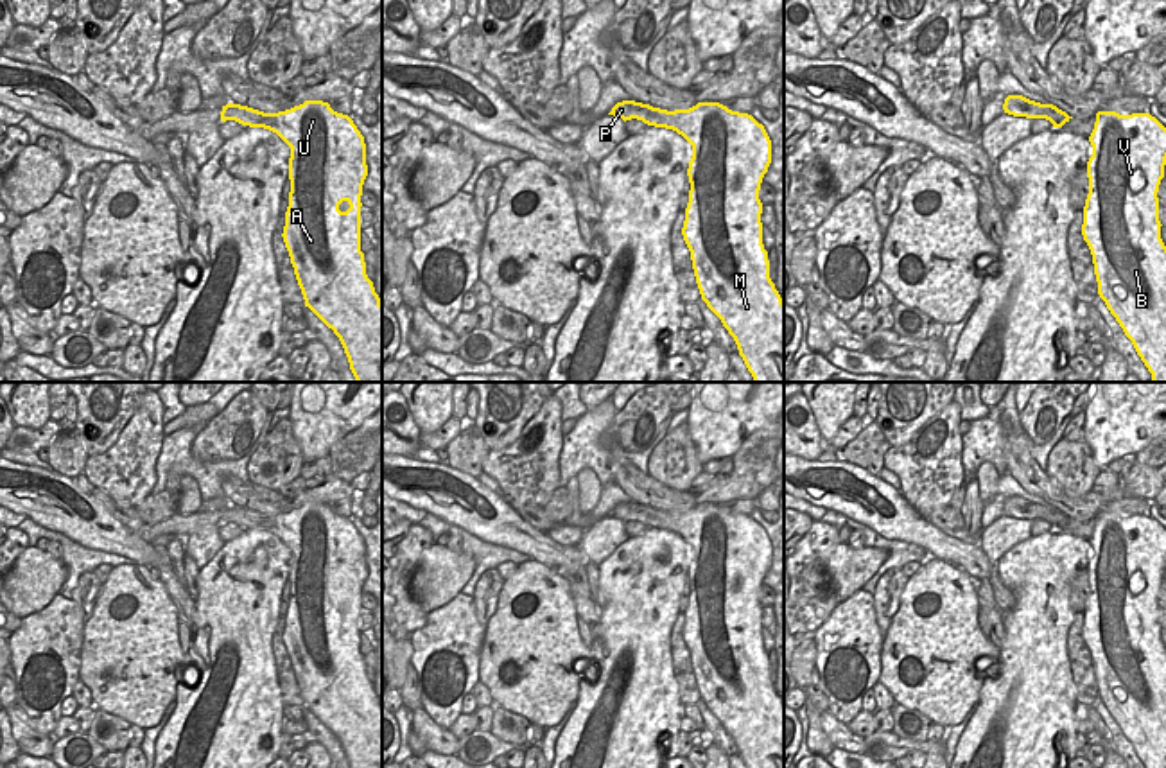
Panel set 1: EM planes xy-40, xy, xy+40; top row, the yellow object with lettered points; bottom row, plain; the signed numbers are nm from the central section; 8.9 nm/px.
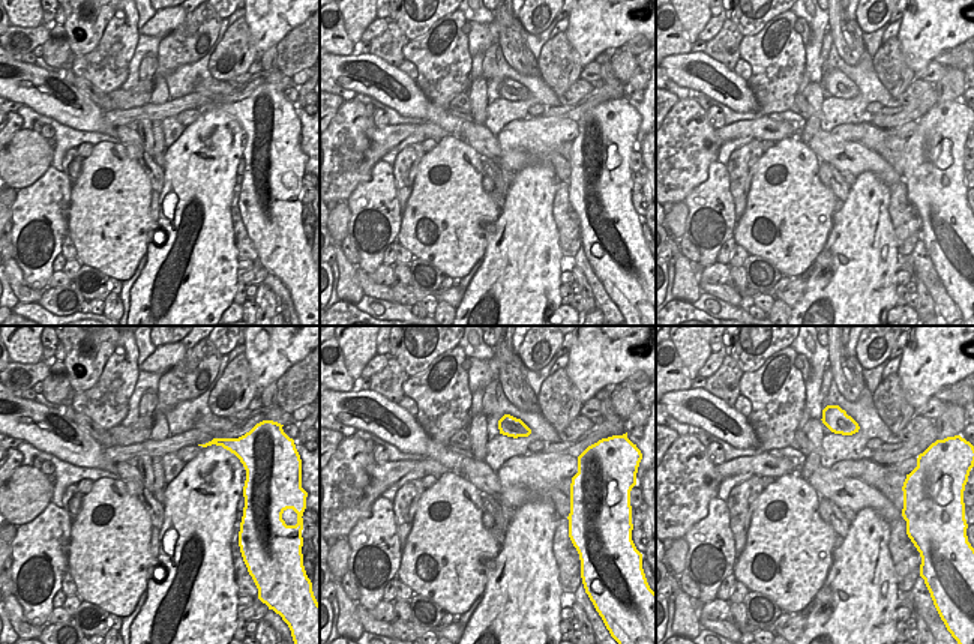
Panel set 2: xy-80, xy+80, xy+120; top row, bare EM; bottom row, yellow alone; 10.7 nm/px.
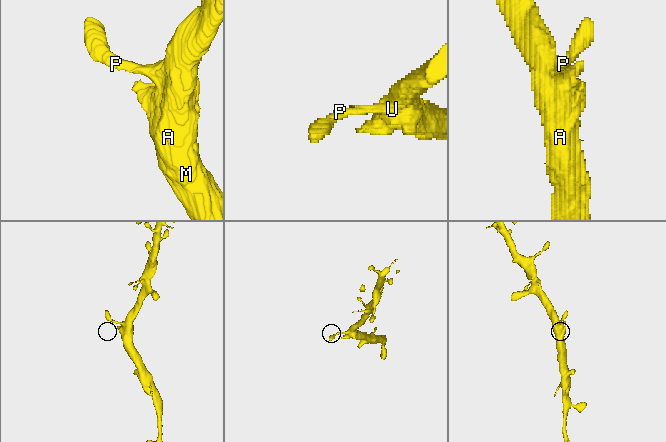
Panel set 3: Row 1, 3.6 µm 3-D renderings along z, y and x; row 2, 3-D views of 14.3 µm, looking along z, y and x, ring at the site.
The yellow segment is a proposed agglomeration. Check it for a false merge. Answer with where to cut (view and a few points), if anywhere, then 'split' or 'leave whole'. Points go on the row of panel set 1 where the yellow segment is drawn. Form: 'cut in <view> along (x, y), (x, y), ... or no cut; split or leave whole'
no cut; leave whole

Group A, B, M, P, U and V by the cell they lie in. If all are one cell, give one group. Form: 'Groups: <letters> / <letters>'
Groups: A B M P U V.

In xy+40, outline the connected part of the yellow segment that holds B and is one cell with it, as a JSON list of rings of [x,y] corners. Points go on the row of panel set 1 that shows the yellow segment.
[[[1098,111],[1089,136],[1089,194],[1082,235],[1087,242],[1098,294],[1116,318],[1153,382],[1166,382],[1166,246],[1161,239],[1159,185],[1166,165],[1166,127],[1150,113]]]

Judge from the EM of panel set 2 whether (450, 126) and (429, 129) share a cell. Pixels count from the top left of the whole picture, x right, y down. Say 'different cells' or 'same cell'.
different cells

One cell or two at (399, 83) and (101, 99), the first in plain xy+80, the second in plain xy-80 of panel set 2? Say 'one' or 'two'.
two

